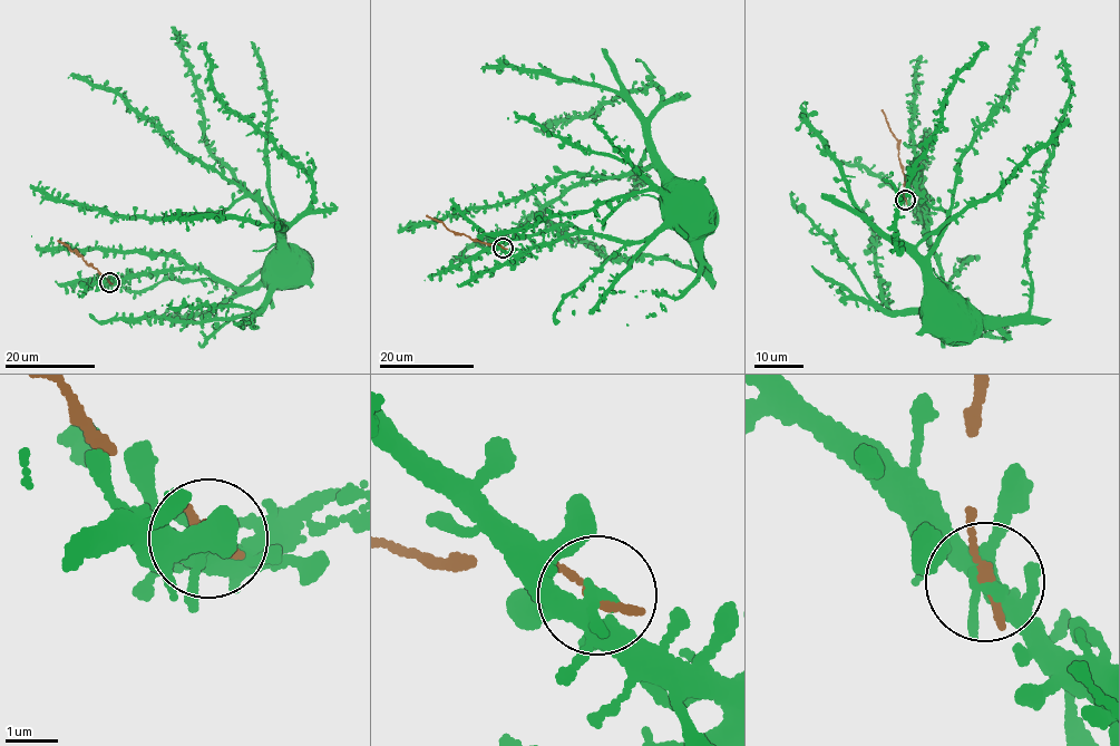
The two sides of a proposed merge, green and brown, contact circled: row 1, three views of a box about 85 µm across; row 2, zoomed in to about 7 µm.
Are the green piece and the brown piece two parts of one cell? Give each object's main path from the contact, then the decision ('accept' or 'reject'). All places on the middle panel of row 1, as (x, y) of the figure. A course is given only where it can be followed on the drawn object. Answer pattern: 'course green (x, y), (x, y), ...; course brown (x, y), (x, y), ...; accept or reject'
course green (503, 248), (515, 254), (593, 231), (638, 241), (655, 235), (664, 222), (660, 199), (671, 181); course brown (503, 248), (455, 232), (426, 215); reject

